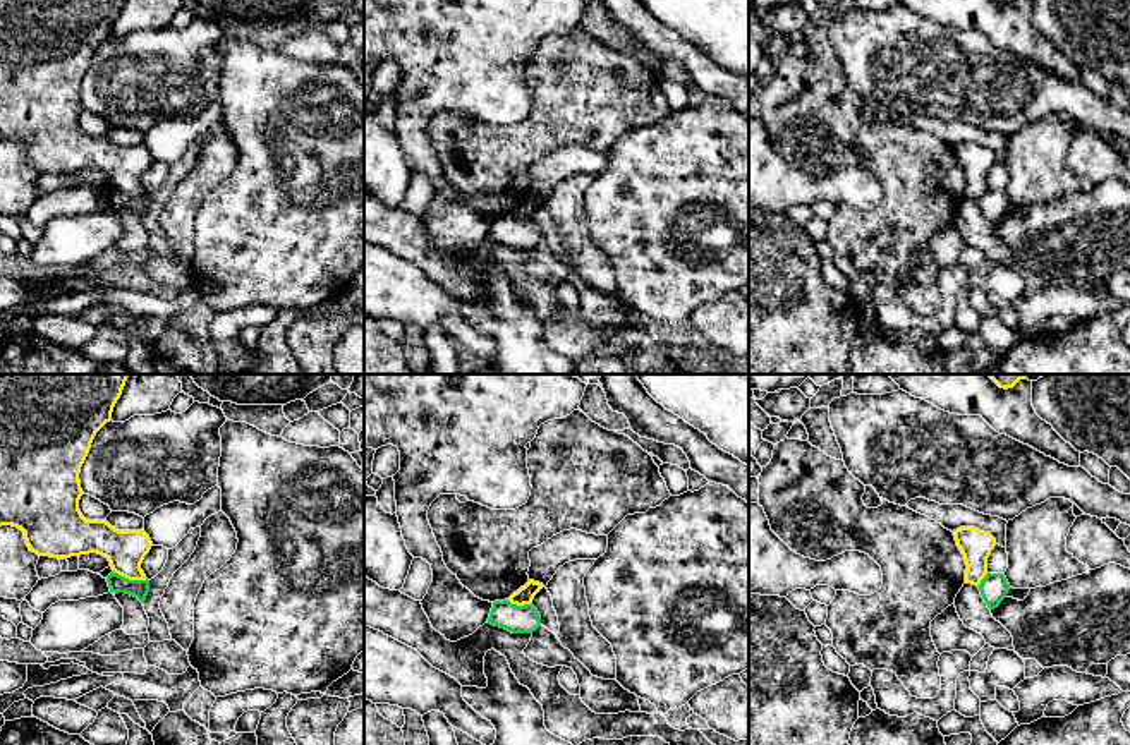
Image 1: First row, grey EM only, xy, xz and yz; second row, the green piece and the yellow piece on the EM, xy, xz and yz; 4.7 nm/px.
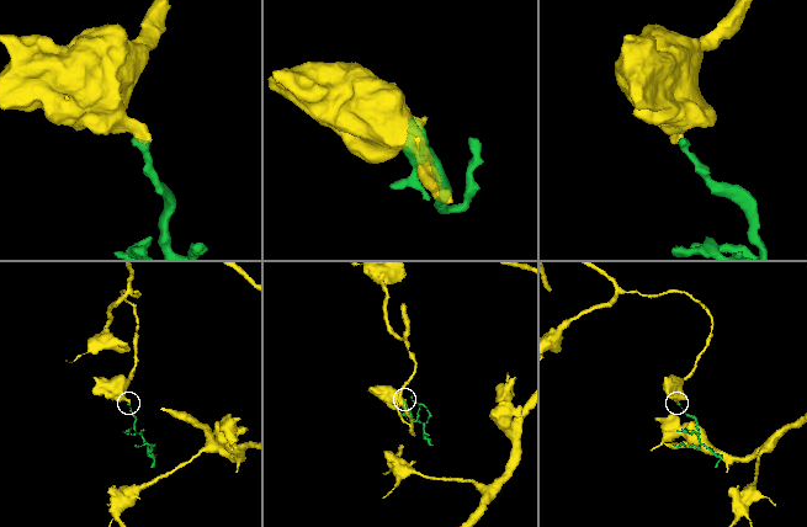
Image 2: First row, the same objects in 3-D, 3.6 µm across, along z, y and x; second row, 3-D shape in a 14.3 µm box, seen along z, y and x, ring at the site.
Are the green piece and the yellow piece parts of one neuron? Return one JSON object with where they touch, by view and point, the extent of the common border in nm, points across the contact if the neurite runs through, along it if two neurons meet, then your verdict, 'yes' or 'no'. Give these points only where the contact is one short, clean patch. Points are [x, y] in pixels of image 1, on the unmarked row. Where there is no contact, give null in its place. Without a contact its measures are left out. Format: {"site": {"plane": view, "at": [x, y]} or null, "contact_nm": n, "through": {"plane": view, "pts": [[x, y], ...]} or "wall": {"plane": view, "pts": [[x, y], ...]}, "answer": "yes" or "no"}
{"site": {"plane": "xy", "at": [131, 196]}, "contact_nm": 170, "wall": {"plane": "xy", "pts": [[114, 186], [129, 194], [146, 194]]}, "answer": "no"}

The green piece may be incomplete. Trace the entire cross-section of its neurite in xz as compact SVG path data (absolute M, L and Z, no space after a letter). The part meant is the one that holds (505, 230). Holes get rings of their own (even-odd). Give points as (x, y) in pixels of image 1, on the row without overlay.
M505 215L493 218L488 239L512 249L532 249L541 242L541 232L532 220L517 221Z

